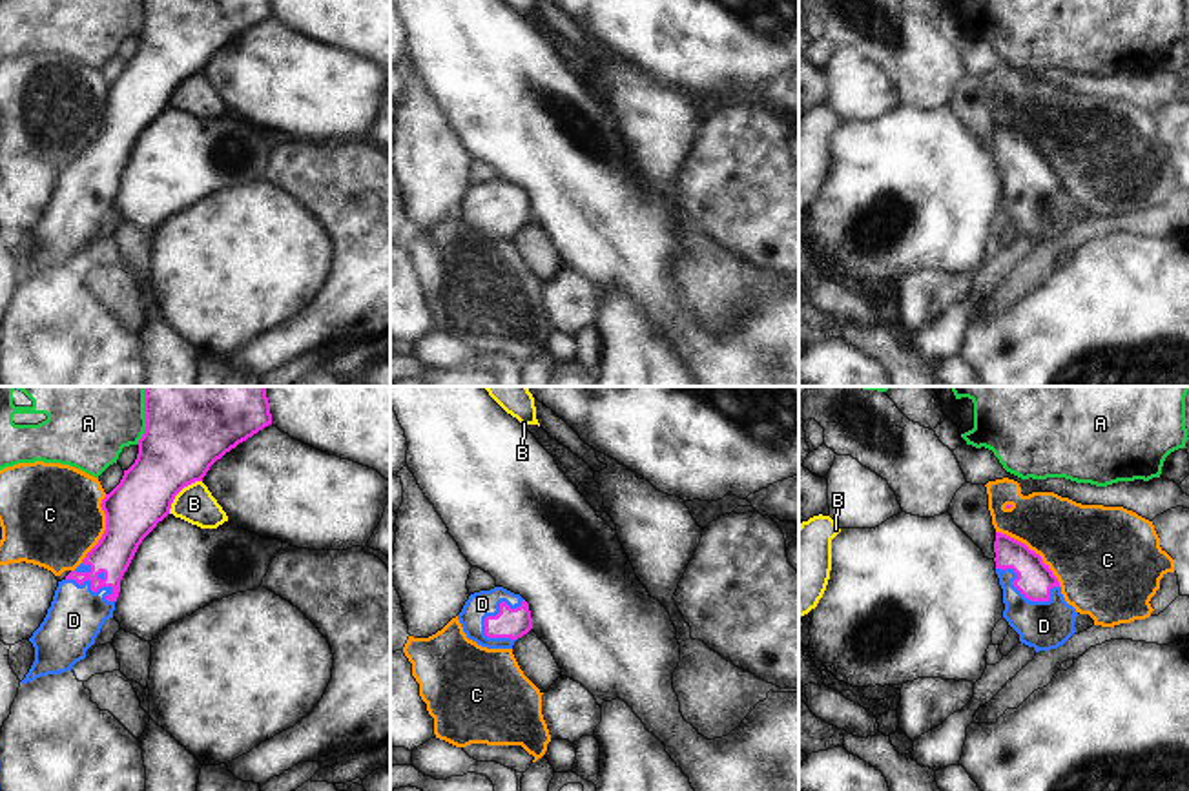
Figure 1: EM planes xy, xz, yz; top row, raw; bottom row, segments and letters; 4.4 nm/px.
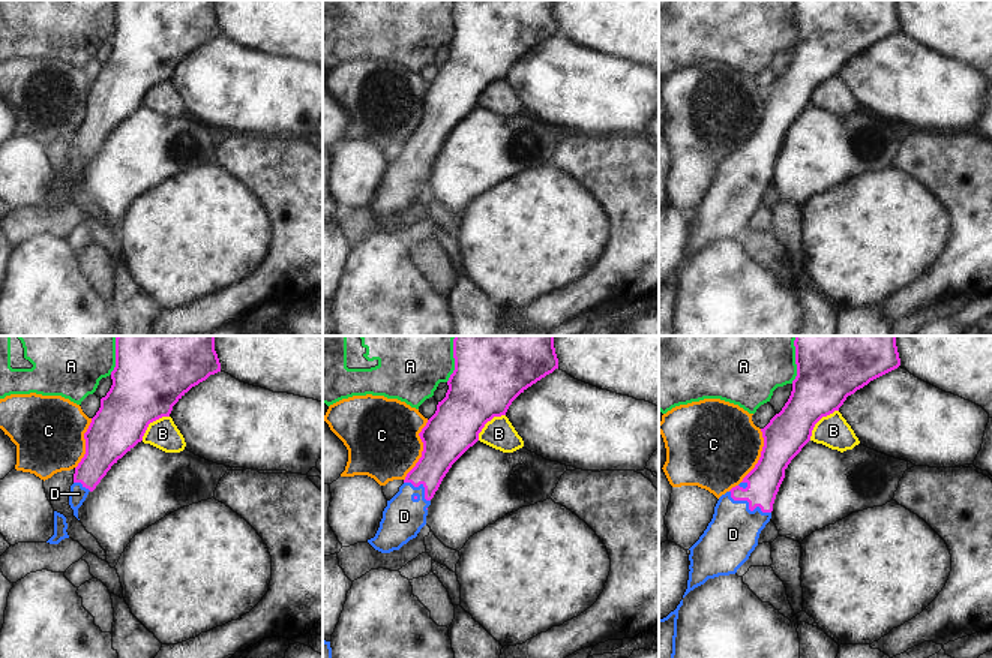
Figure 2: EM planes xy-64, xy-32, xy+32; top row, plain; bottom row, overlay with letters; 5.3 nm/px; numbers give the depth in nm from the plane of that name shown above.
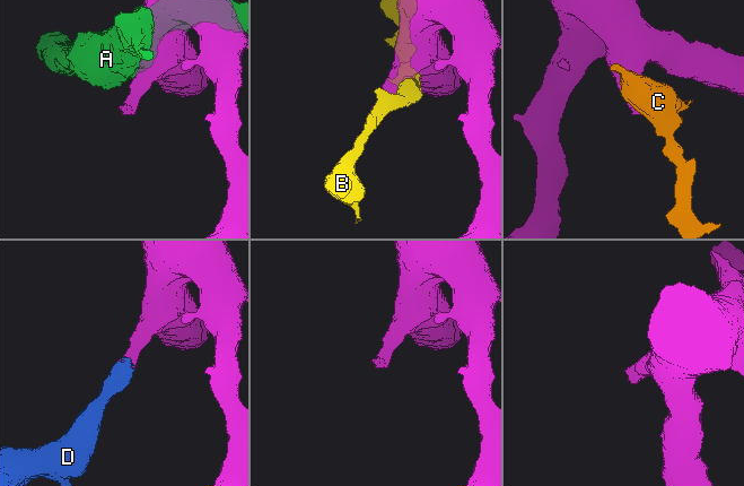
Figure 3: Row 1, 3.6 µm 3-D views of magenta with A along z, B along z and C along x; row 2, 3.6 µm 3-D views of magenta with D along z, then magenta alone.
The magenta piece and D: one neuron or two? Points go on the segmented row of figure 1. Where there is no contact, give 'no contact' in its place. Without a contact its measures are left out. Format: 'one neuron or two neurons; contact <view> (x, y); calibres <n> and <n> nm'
one neuron; contact xz (500, 611); calibres 130 and 120 nm

